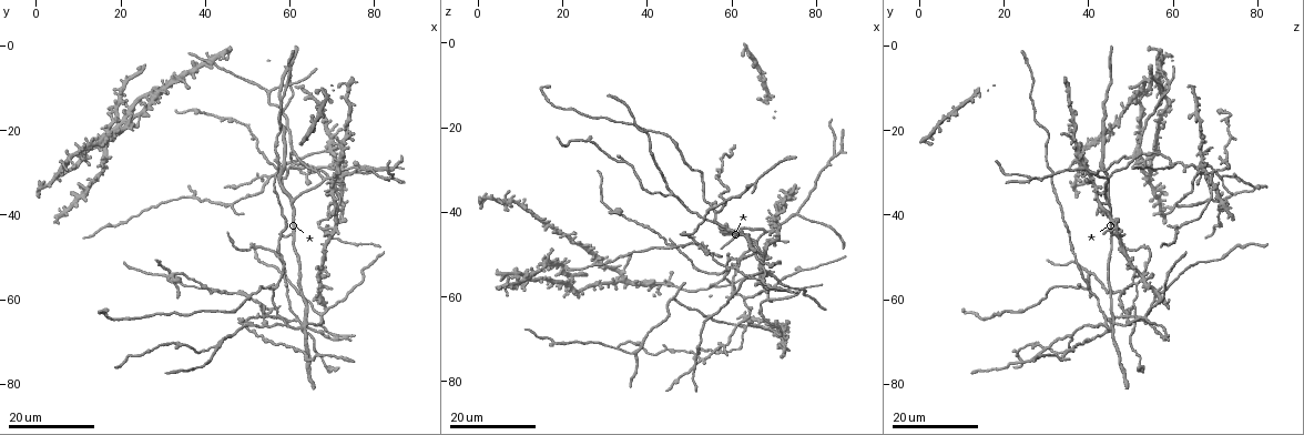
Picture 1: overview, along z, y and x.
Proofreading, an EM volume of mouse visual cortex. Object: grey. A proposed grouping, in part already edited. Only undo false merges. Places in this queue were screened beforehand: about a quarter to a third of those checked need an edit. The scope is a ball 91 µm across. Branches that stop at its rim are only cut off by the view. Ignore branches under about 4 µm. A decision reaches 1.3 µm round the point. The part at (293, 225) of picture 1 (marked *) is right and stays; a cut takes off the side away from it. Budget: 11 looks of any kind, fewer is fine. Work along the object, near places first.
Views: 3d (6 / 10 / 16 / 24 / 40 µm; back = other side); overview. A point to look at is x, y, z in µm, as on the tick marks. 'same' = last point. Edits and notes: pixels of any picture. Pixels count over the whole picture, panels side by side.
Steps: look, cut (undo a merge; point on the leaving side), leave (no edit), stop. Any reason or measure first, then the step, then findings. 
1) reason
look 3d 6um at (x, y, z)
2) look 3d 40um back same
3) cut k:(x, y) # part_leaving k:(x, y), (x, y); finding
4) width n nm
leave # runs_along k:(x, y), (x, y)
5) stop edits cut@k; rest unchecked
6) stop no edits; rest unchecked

arms part here
look 3d 16um at (59.5, 65.5, 44.5)

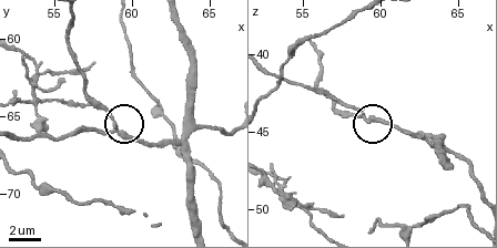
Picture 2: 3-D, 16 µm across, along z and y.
zoom in
look 3d 10um at (58.8, 65.8, 44.0)

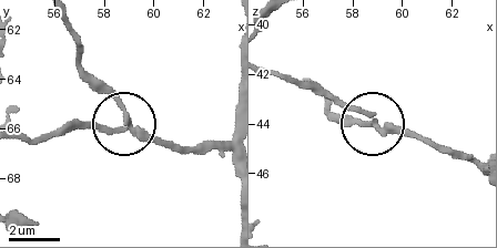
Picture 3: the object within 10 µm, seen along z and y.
arms 3
leave # runs_along 3:(224, 141), (186, 148), (122, 127), (73, 130); one neuron here

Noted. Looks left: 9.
three arms meet
look 3d 16um at (67.5, 64.5, 53.0)

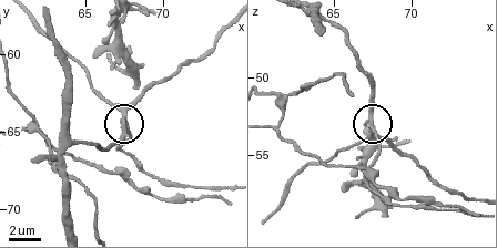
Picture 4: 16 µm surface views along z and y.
look 3d 10um same

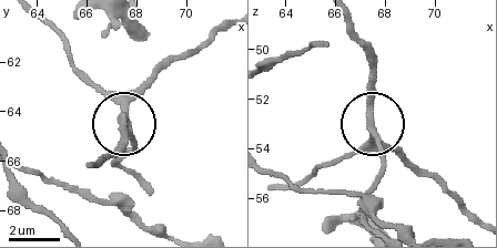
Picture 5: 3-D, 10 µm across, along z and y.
side_arm 44 um; arms 3
leave # one neuron here

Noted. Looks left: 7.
a fork
look 3d 16um at (64.0, 66.0, 46.0)

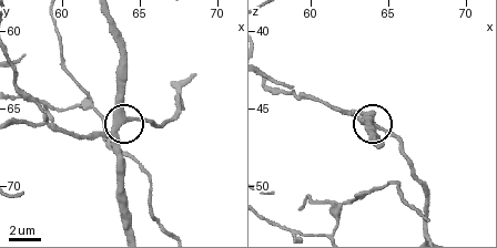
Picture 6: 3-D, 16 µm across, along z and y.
look 3d 10um same

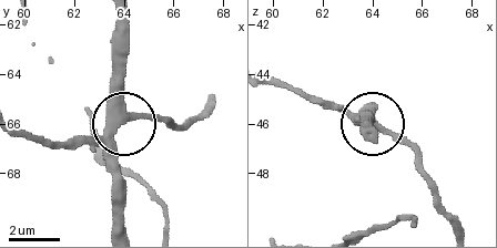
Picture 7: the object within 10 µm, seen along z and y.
arms 3
leave # runs_along 7:(121, 23), (123, 119), (170, 123); continuous, no second neuron

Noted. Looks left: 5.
small branch off a trunk
look 3d 24um at (65.5, 74.5, 33.0)

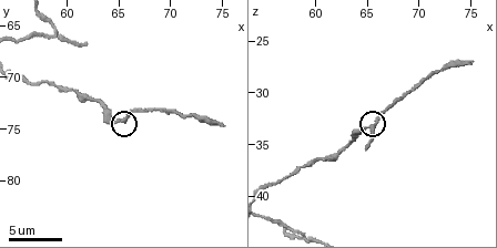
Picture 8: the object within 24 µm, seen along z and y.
closer look
look 3d 10um at (65.2, 74.2, 33.4)

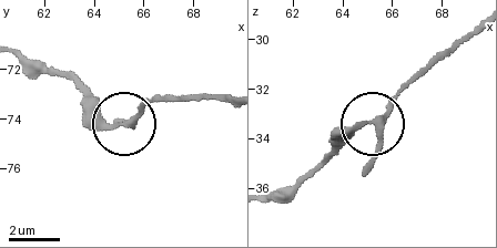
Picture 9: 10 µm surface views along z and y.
arms 3
leave # runs_along 9:(21, 50), (72, 80), (117, 124), (135, 119), (159, 95); all the same neuron

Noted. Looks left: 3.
look 3d 16um at (68.0, 61.0, 58.0)

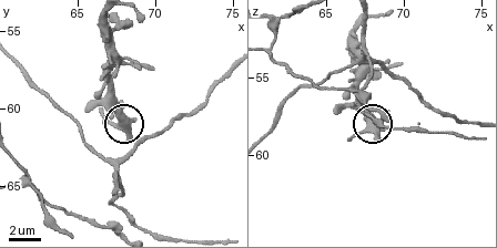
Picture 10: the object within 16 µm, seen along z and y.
closer look
look 3d 6um at (67.8, 60.8, 58.0)

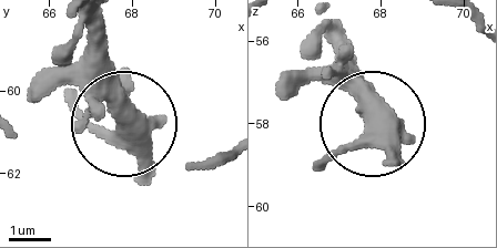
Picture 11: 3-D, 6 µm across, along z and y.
arms 5
leave # all the same neuron

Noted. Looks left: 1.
stop no edits; rest unchecked

